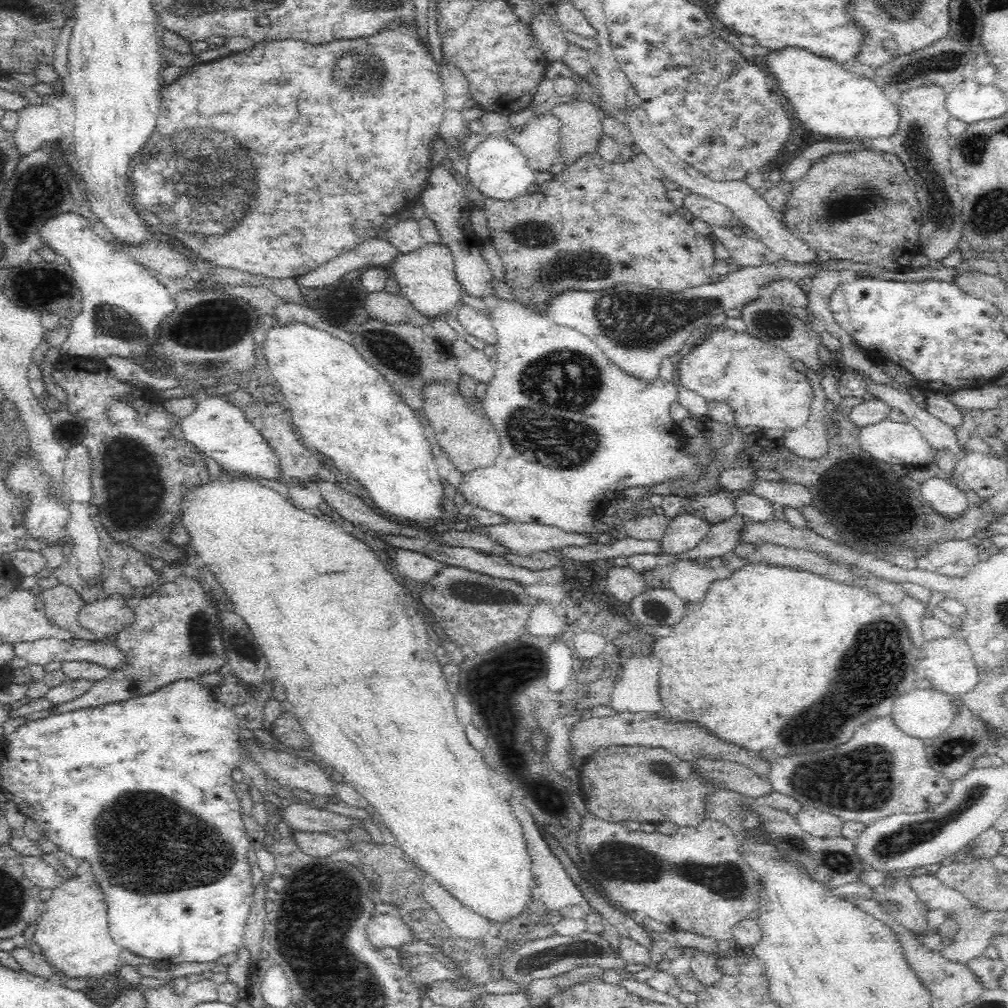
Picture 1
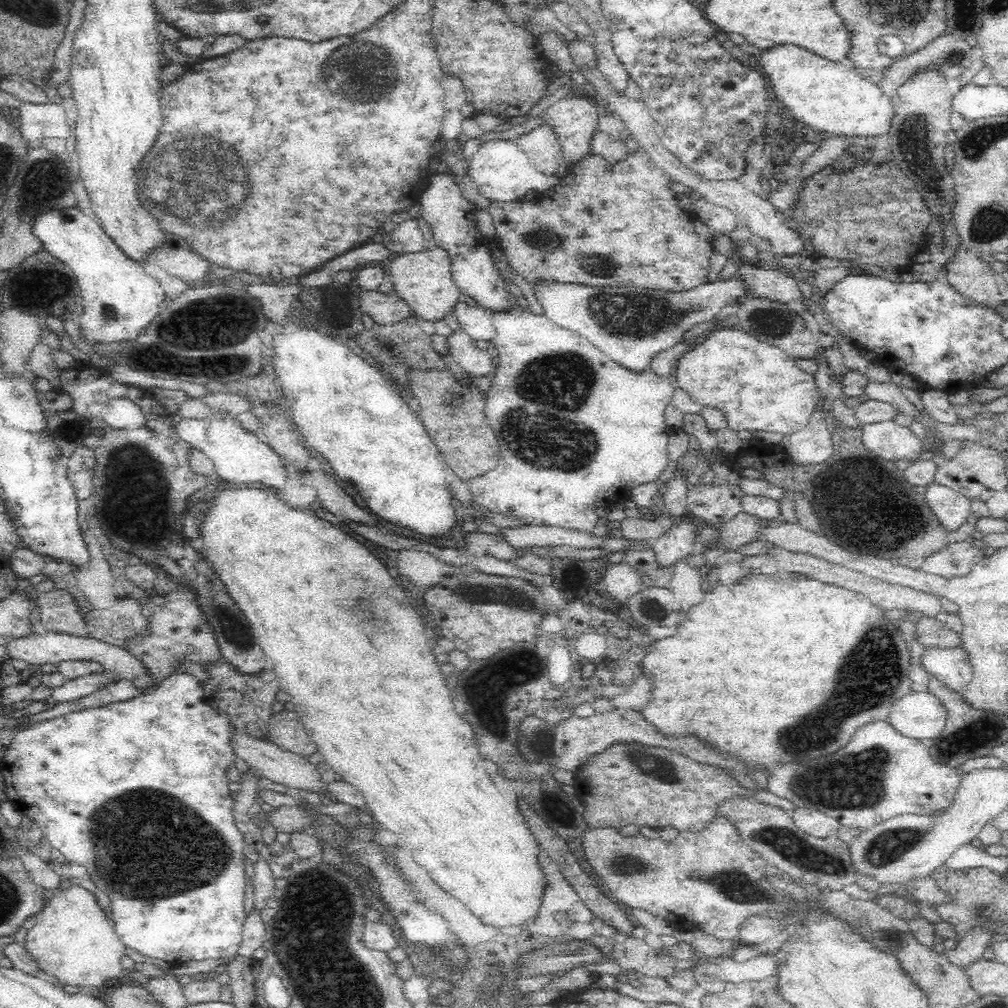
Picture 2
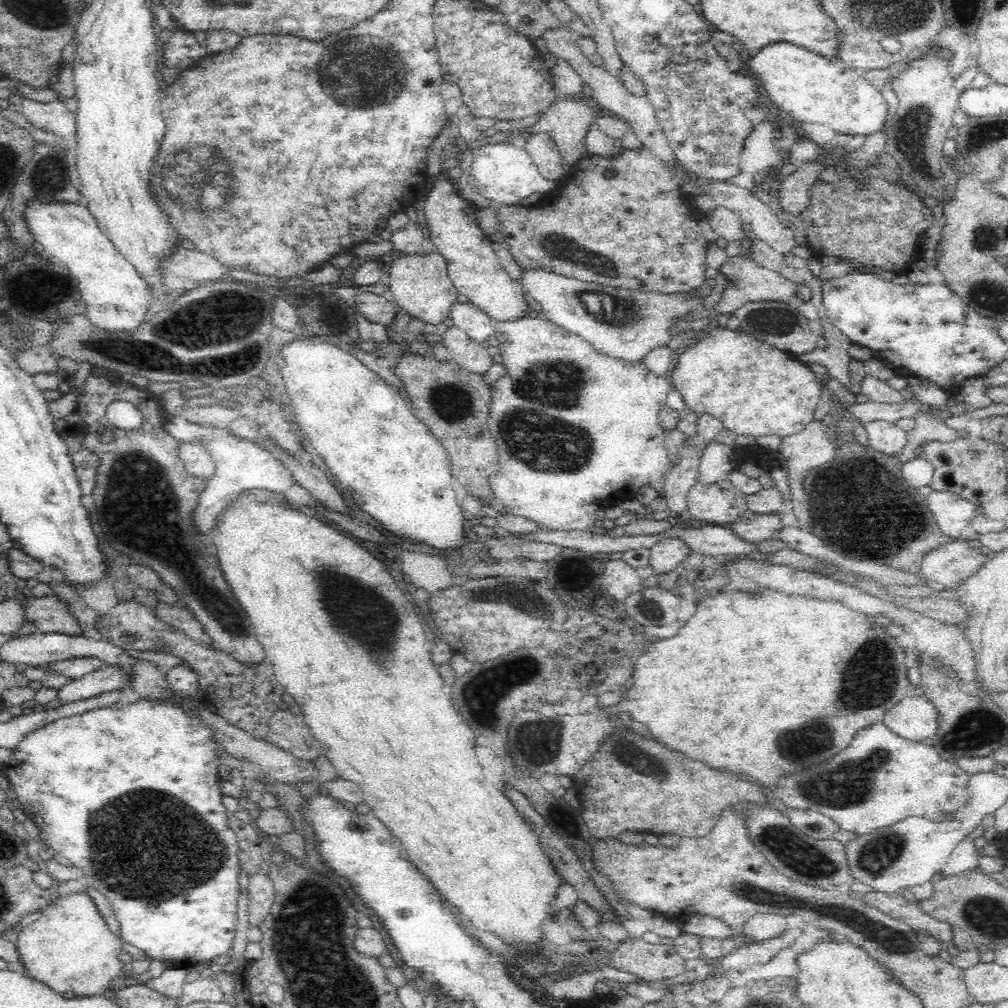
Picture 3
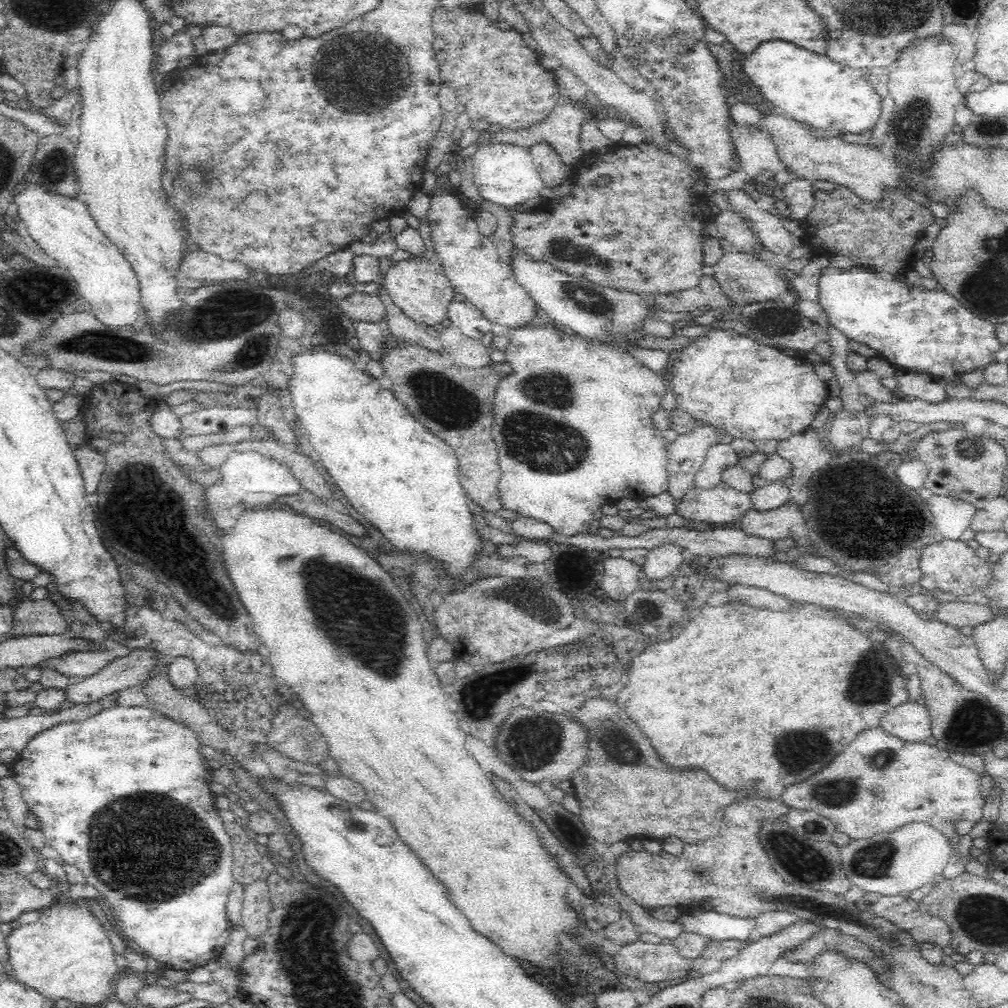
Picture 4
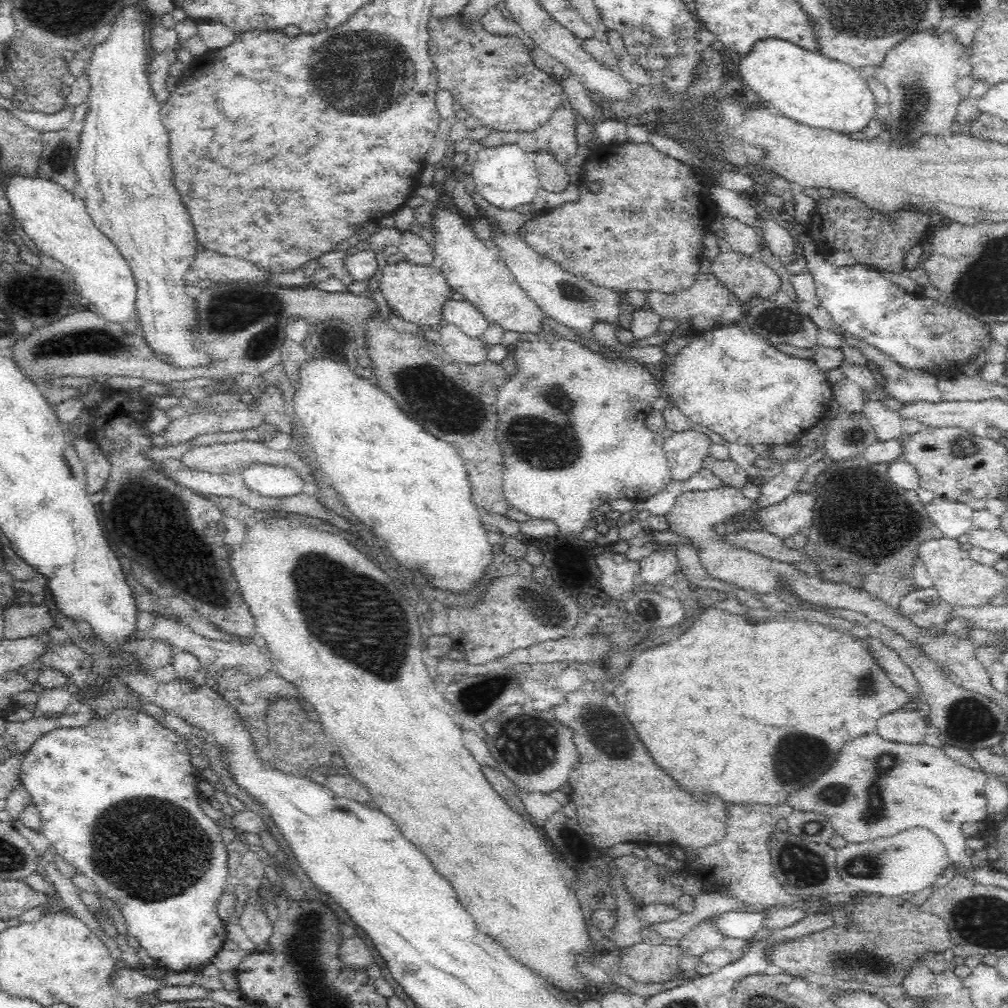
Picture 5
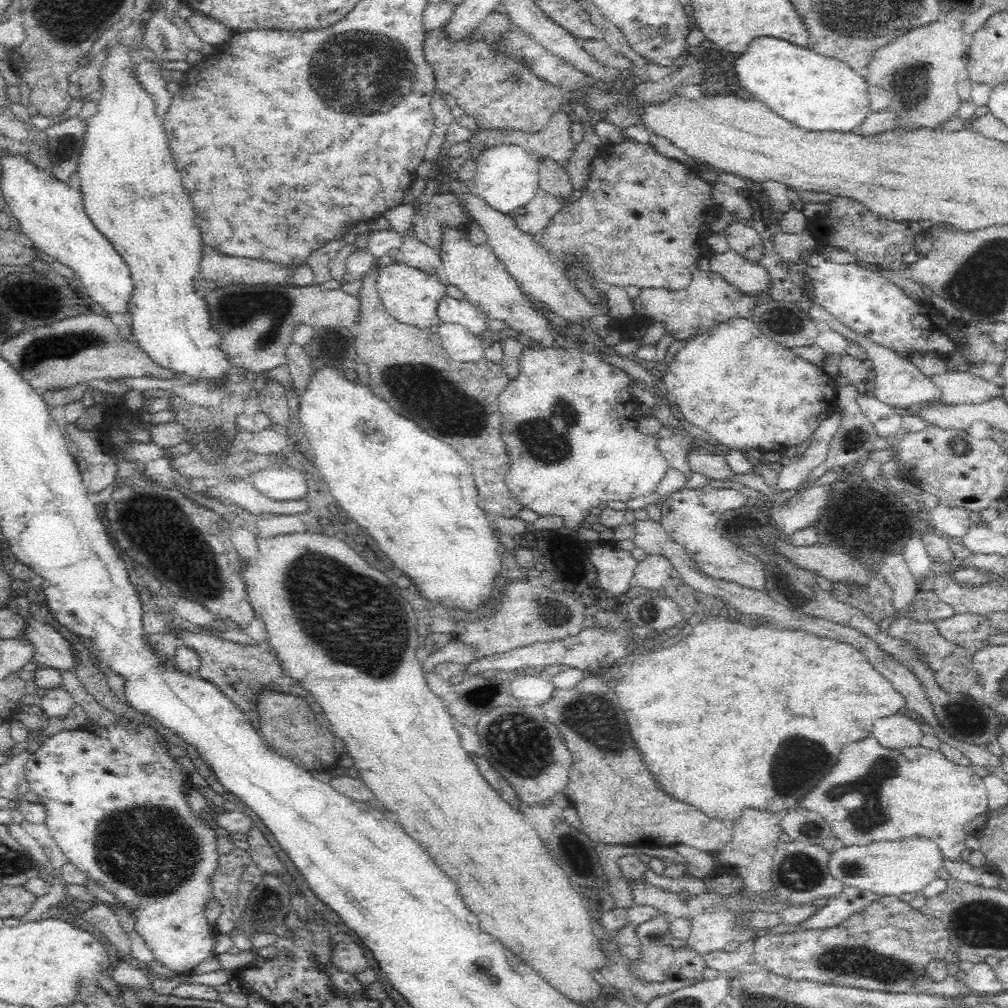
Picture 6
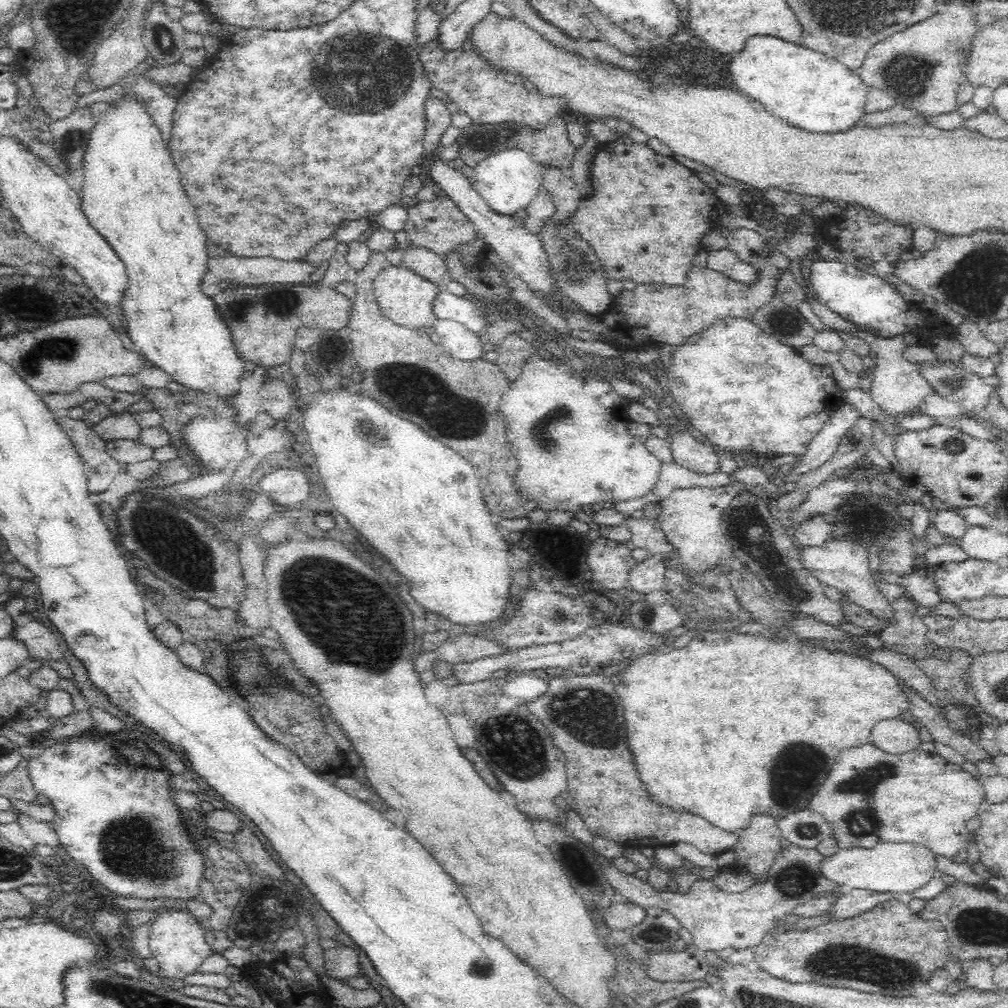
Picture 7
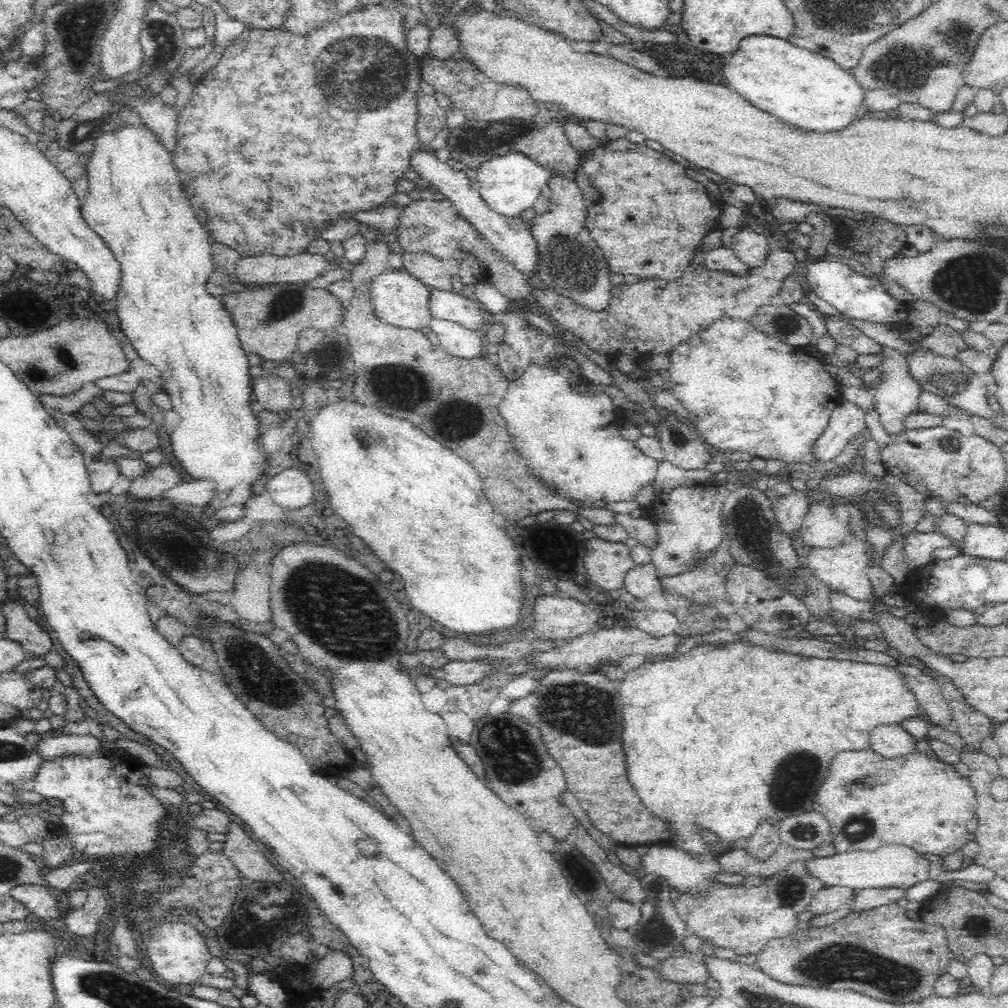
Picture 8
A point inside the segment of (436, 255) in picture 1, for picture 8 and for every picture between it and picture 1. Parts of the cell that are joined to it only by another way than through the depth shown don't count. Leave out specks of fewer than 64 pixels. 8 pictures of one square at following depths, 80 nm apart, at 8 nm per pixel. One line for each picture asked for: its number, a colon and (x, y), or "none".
2: (423, 279)
3: (419, 282)
4: (418, 286)
5: (418, 293)
6: (411, 296)
7: (406, 297)
8: (399, 298)

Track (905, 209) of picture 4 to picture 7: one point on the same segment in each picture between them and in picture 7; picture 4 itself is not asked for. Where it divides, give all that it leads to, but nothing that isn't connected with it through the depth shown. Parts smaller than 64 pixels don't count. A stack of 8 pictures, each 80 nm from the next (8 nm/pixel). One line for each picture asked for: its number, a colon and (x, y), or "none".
5: (879, 241)
6: (878, 242)
7: (862, 235)

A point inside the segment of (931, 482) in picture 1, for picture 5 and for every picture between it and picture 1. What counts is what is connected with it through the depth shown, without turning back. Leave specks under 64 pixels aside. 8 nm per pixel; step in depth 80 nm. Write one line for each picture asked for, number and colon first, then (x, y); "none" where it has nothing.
2: (952, 508)
3: (952, 512)
4: (952, 516)
5: (952, 518)

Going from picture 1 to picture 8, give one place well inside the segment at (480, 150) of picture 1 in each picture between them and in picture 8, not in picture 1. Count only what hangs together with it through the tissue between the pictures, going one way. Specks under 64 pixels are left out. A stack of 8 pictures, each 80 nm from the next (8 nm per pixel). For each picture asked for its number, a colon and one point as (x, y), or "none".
2: (502, 172)
3: (504, 173)
4: (505, 174)
5: (505, 176)
6: (507, 178)
7: (508, 180)
8: (510, 183)

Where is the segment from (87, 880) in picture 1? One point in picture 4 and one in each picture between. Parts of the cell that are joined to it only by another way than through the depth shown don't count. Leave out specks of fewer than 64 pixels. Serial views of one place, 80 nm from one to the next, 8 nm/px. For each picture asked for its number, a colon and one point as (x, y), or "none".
2: (73, 940)
3: (69, 947)
4: (67, 954)

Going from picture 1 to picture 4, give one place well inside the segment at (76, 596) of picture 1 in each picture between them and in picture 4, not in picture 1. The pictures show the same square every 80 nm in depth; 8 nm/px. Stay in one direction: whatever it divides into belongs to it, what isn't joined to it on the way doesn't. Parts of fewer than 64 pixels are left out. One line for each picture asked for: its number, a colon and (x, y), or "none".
2: (59, 612)
3: (51, 614)
4: (32, 617)

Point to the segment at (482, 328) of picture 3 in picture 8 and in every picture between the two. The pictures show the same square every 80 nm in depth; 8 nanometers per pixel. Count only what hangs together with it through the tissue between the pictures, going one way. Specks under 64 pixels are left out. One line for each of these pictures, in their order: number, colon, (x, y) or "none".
4: (466, 316)
5: (464, 314)
6: (460, 311)
7: (447, 306)
8: (447, 305)

